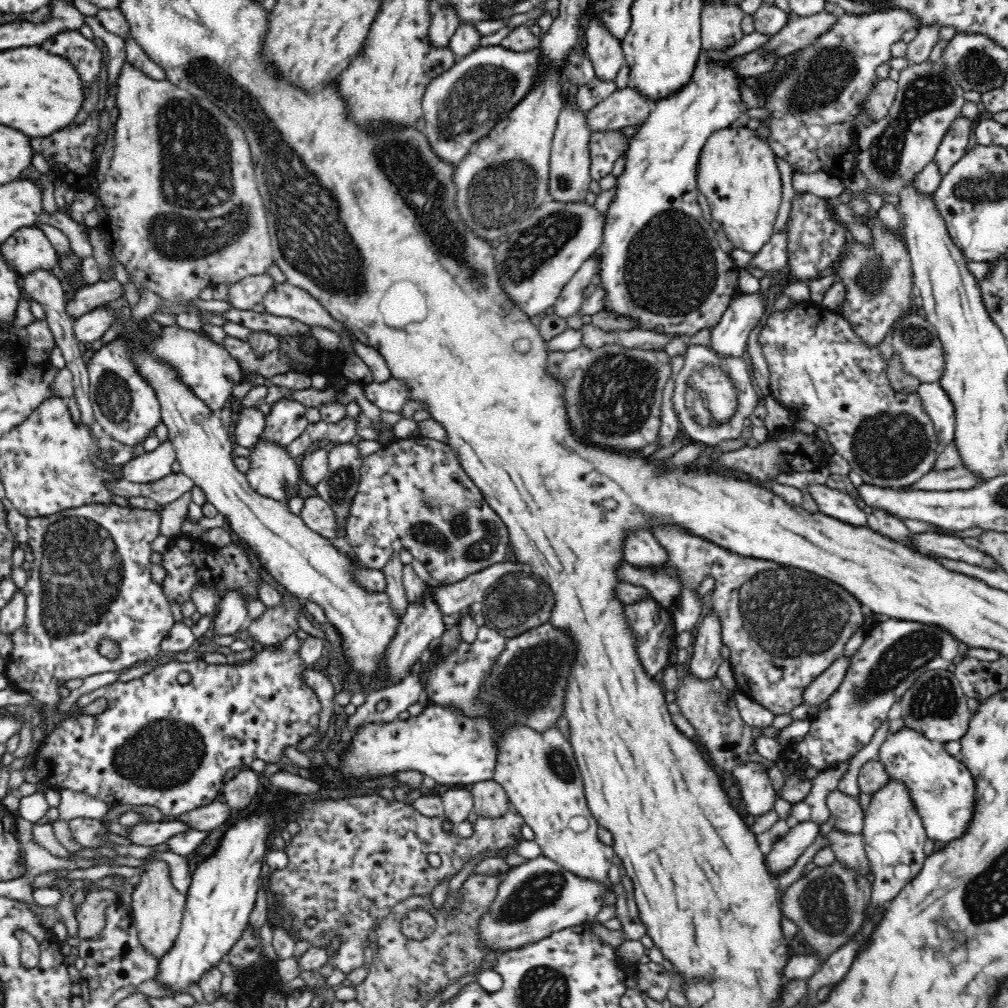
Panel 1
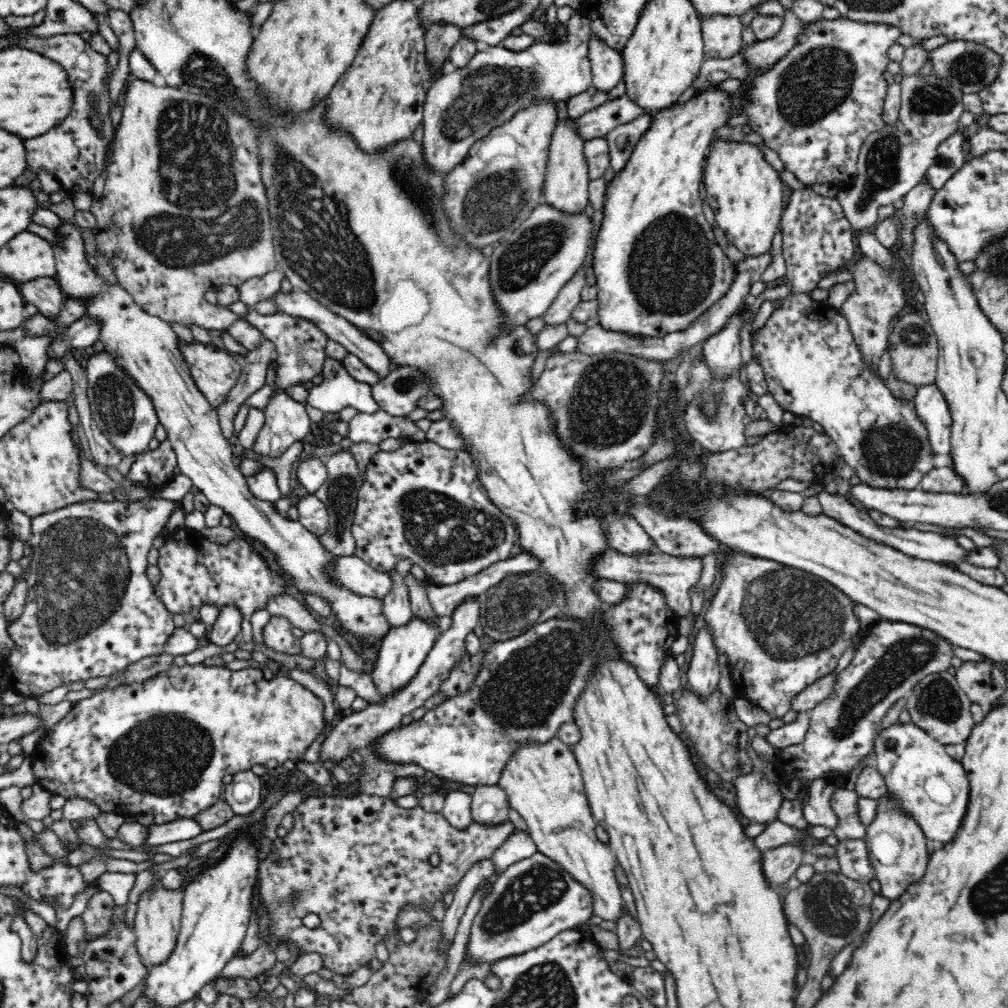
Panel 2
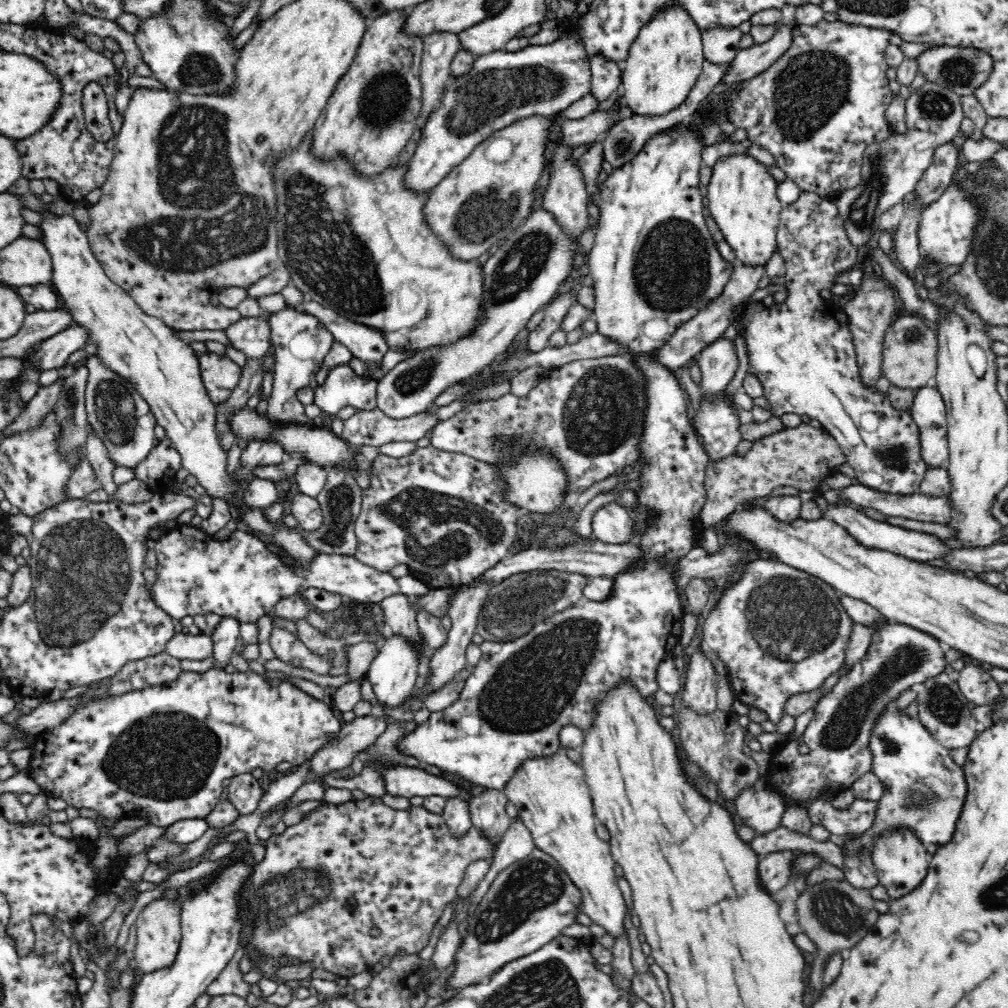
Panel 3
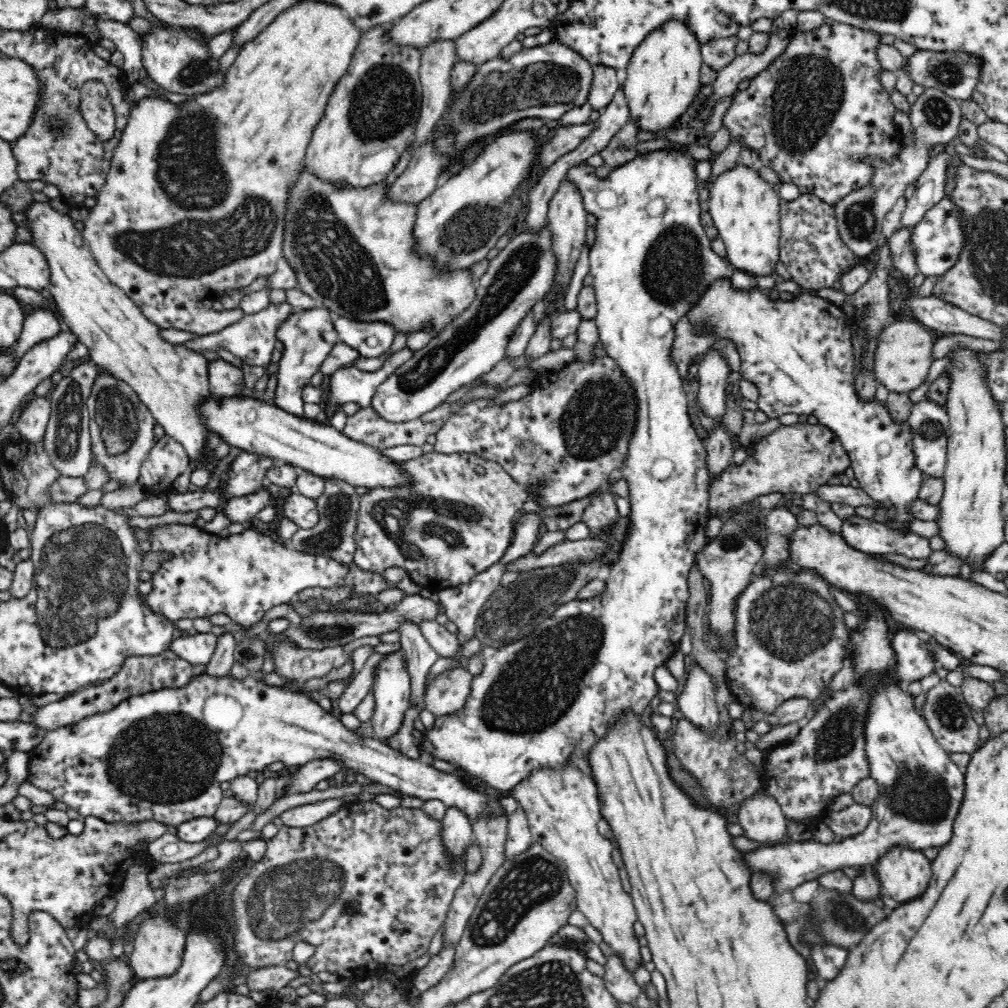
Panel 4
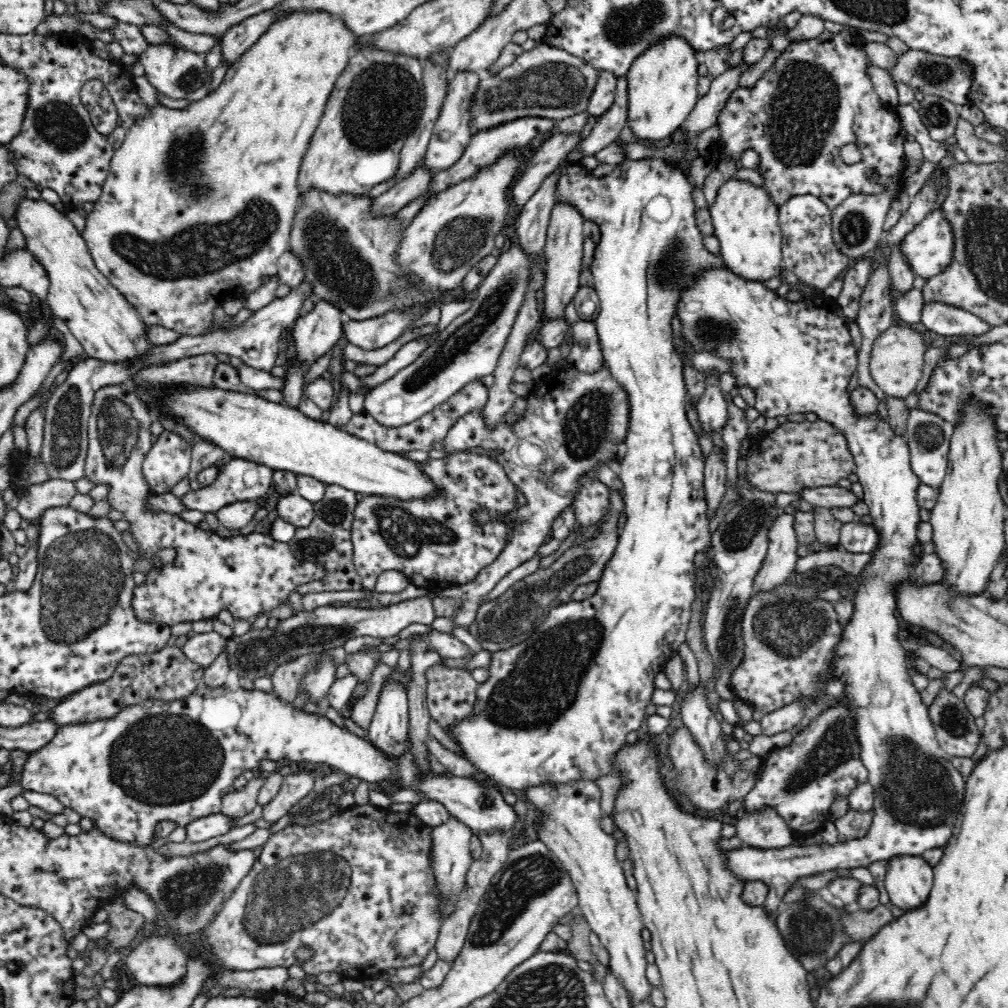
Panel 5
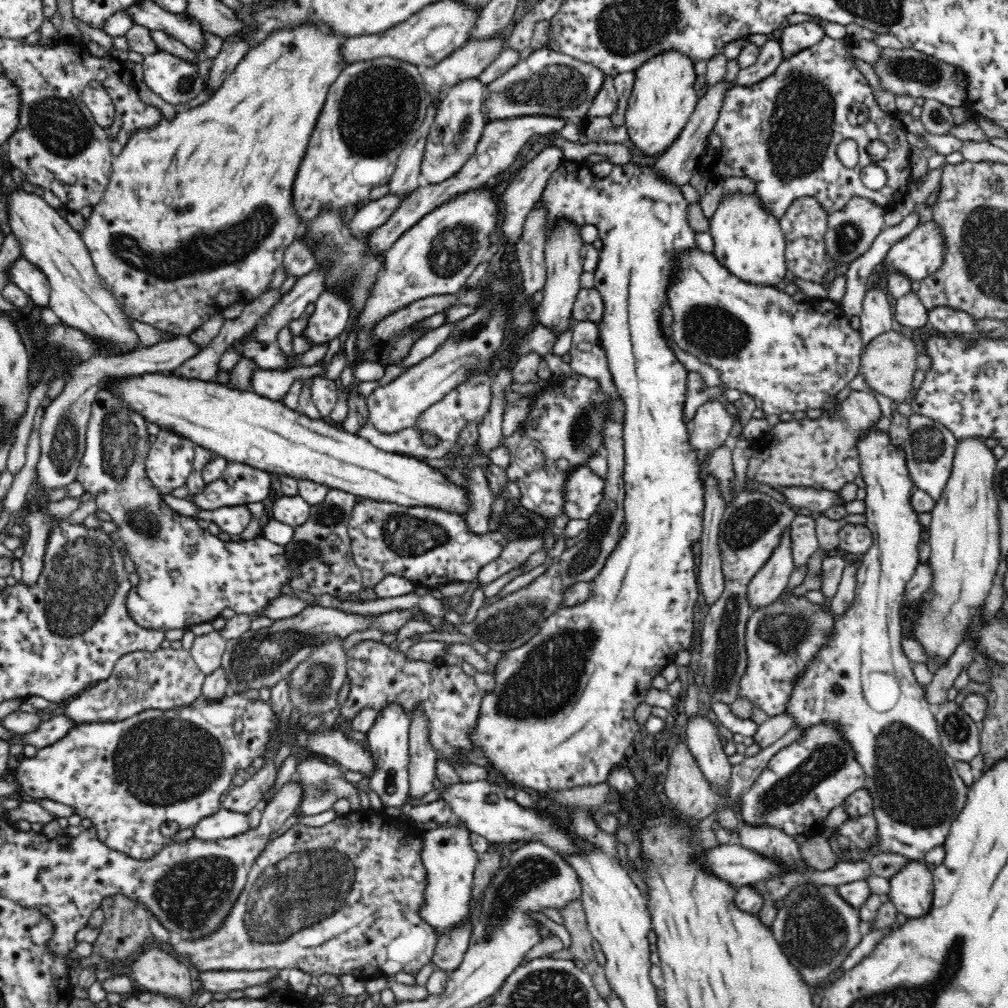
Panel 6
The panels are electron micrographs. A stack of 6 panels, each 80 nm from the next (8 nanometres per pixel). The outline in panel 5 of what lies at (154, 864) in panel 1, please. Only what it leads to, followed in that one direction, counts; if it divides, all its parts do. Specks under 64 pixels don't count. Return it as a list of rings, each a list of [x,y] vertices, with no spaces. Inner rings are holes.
[[[155,933],[147,935],[149,938],[142,939],[142,943],[131,950],[130,955],[125,958],[125,964],[132,980],[146,986],[172,987],[179,985],[187,973],[188,954],[184,954],[184,950],[178,946],[179,942],[176,942],[176,938],[158,936]]]

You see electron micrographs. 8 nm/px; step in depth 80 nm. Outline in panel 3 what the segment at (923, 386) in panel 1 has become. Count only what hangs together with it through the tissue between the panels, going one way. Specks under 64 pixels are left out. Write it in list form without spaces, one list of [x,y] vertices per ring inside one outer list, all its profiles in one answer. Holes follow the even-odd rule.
[[[928,385],[915,390],[910,408],[920,431],[920,457],[928,469],[942,466],[948,454],[948,411],[939,389]]]

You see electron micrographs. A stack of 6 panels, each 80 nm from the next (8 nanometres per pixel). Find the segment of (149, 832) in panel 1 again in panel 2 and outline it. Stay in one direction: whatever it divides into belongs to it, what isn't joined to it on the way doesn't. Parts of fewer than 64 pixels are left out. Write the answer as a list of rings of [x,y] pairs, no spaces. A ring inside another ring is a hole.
[[[181,818],[161,825],[152,824],[149,826],[150,835],[146,845],[160,846],[169,842],[187,841],[198,837],[204,831],[195,819]]]

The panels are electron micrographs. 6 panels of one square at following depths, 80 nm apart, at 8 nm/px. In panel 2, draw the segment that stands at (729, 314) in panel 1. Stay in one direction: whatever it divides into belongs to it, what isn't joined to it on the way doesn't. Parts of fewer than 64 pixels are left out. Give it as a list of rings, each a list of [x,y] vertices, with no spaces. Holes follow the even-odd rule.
[[[734,313],[724,328],[703,343],[702,358],[710,369],[710,379],[725,381],[741,370],[740,326],[746,322],[745,315]]]

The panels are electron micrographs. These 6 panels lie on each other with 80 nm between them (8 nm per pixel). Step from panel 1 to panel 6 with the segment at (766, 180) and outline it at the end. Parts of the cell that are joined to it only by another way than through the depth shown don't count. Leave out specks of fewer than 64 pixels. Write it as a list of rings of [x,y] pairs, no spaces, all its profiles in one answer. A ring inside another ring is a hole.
[[[730,195],[719,204],[708,228],[713,239],[713,255],[718,262],[745,284],[776,287],[784,282],[787,267],[786,239],[779,220],[765,212],[756,195]]]

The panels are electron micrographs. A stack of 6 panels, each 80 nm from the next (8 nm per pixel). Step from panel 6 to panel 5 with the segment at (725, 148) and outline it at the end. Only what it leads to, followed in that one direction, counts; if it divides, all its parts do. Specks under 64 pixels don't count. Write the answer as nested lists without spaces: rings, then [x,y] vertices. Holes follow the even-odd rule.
[[[846,27],[846,30],[841,33],[834,34],[824,31],[820,34],[820,36],[818,36],[818,38],[790,44],[786,50],[781,52],[781,55],[778,56],[772,68],[770,68],[770,70],[768,70],[754,86],[749,88],[739,86],[736,90],[734,90],[734,92],[732,92],[732,94],[730,94],[730,98],[728,98],[724,108],[720,111],[716,124],[719,129],[719,138],[716,141],[716,146],[713,151],[714,162],[716,164],[719,164],[722,160],[729,163],[732,162],[736,166],[736,169],[740,170],[742,168],[741,157],[743,156],[743,153],[749,149],[756,151],[758,155],[760,155],[760,163],[756,170],[763,177],[762,186],[767,191],[767,194],[770,195],[773,205],[778,208],[786,205],[786,202],[789,202],[792,197],[800,195],[814,195],[818,197],[819,200],[822,200],[822,203],[826,204],[827,208],[832,212],[836,210],[836,208],[840,207],[840,204],[842,204],[846,198],[851,197],[852,195],[877,195],[888,192],[890,189],[888,189],[886,185],[884,187],[876,186],[876,184],[872,184],[872,182],[866,180],[865,173],[867,172],[867,169],[876,169],[876,171],[880,171],[880,175],[882,175],[882,177],[891,178],[891,180],[896,179],[897,181],[900,181],[899,187],[901,185],[903,186],[905,184],[905,178],[903,178],[904,172],[901,171],[907,164],[904,149],[906,132],[904,132],[903,128],[900,127],[900,121],[896,112],[884,107],[884,105],[880,103],[880,100],[874,91],[874,86],[866,73],[866,64],[868,64],[868,59],[866,59],[864,49],[862,49],[863,42],[864,40],[862,37],[860,37],[854,29]],[[850,143],[856,144],[862,154],[862,161],[858,162],[858,164],[852,164],[852,166],[845,164],[845,162],[841,160],[840,155],[842,146]]]

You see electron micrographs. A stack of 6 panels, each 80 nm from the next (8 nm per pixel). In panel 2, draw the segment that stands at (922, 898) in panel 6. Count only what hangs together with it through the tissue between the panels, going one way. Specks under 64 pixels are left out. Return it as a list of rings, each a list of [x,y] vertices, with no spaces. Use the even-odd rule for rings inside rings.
[[[886,795],[877,801],[877,813],[872,824],[867,826],[865,843],[876,871],[876,879],[880,882],[881,896],[894,901],[904,894],[908,886],[924,876],[930,854],[926,851],[927,840],[918,823],[908,817],[900,805],[894,805]]]

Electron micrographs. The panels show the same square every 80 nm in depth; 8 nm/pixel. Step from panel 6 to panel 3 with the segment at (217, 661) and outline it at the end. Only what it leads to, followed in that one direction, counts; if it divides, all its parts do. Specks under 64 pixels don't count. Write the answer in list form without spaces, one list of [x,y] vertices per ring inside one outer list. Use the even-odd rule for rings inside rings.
[[[199,633],[197,636],[192,634],[175,634],[174,638],[168,642],[166,646],[167,654],[173,658],[189,661],[202,661],[213,656],[213,639],[212,636],[207,636],[206,633]]]

